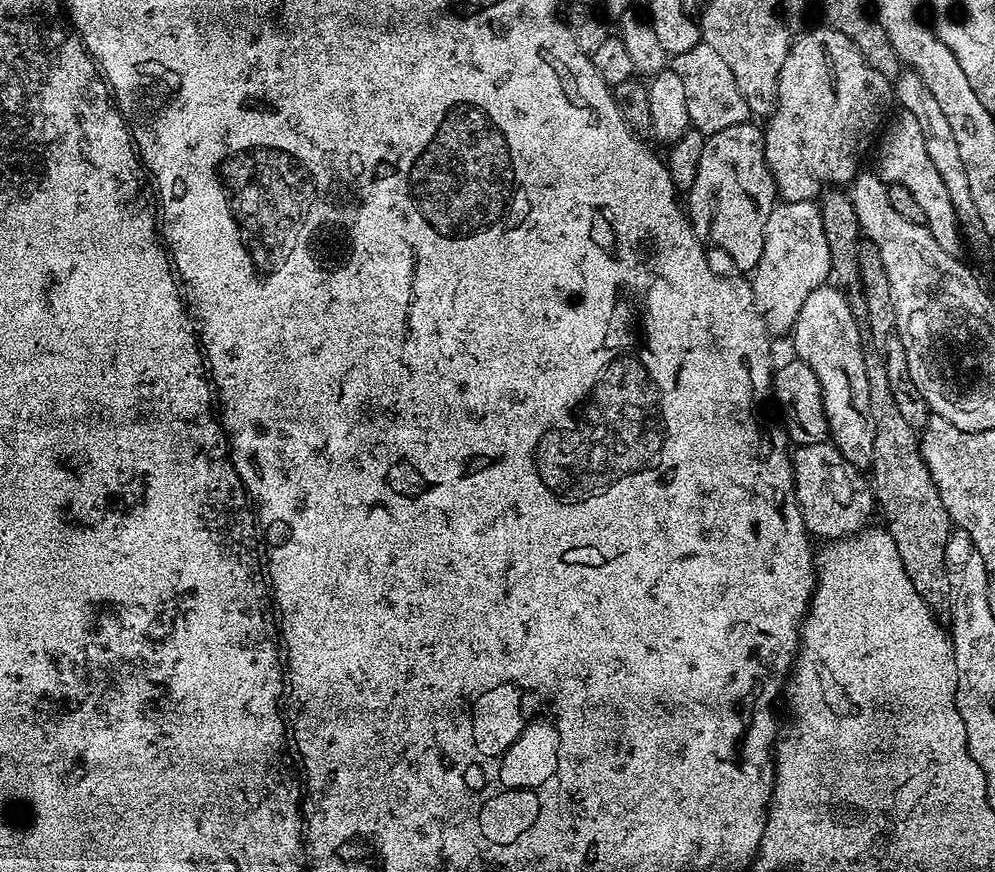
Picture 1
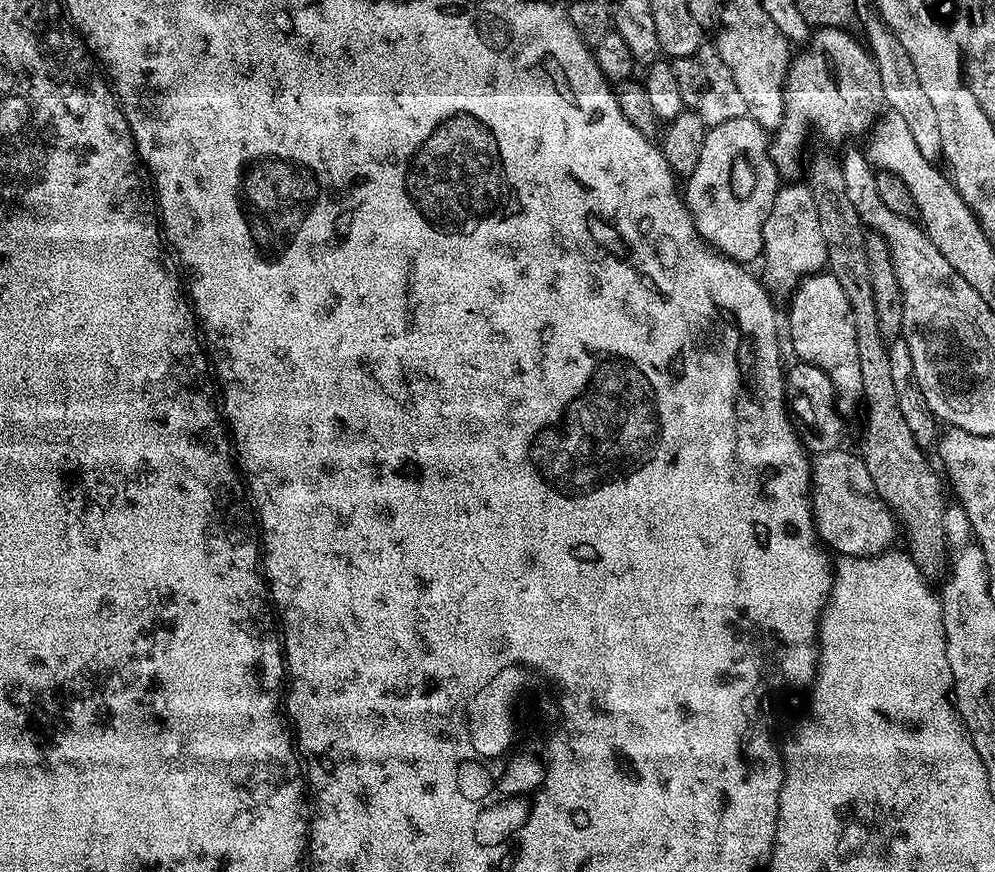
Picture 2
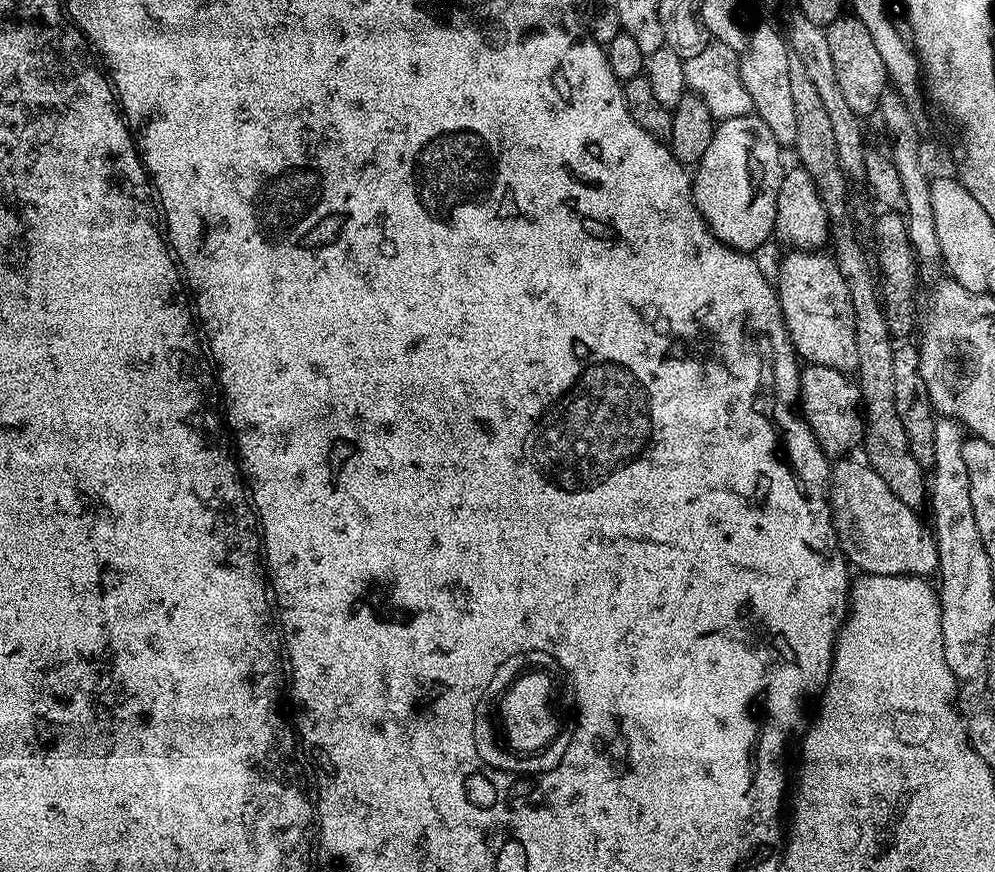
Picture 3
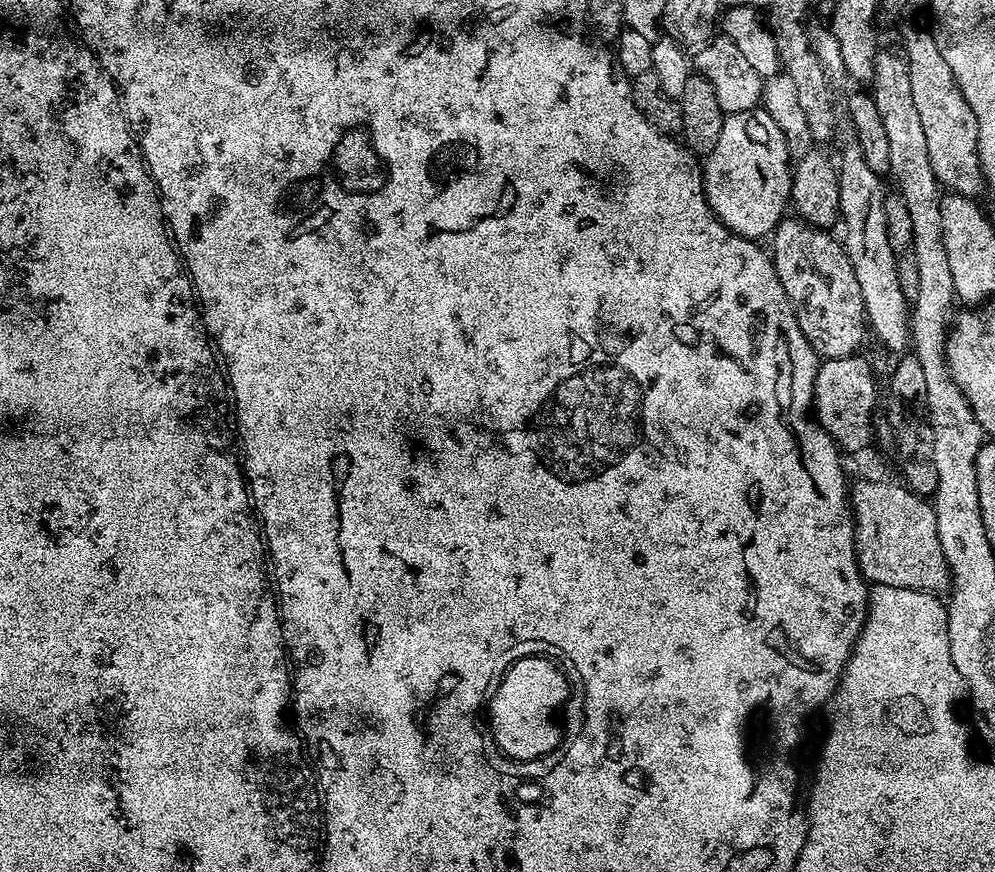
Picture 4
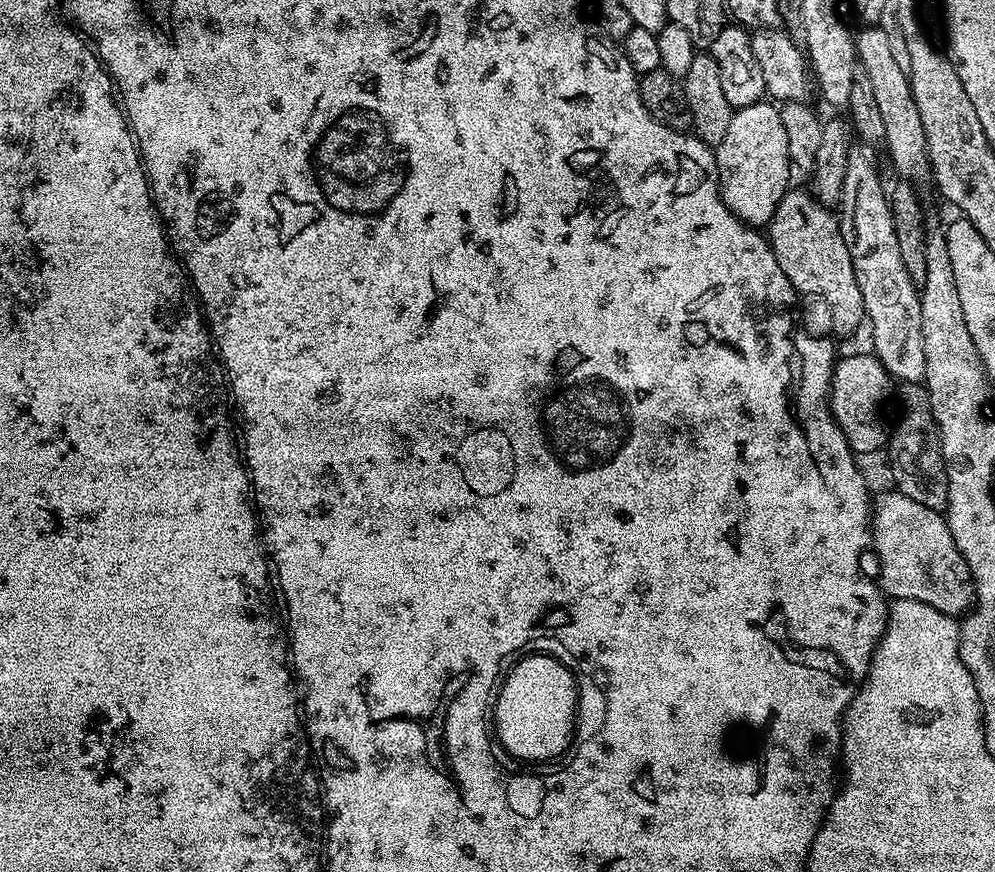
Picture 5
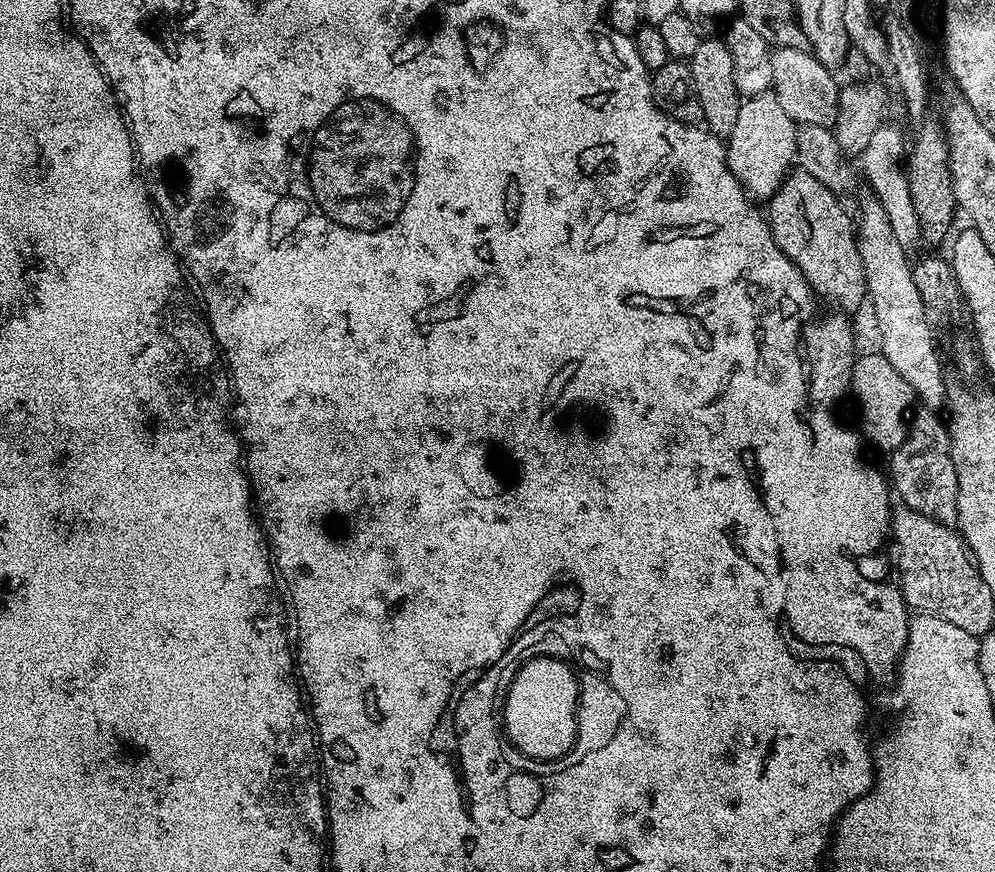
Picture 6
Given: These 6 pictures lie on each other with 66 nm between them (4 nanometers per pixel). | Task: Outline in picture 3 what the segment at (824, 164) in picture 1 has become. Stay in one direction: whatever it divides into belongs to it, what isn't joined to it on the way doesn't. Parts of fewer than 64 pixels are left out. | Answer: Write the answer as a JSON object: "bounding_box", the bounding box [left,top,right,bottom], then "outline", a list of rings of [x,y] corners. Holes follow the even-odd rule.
{"bounding_box":[827,14,889,118],"outline":[[[841,14],[833,24],[827,25],[828,41],[830,42],[830,58],[836,60],[836,77],[840,83],[846,102],[850,102],[852,111],[857,117],[865,118],[877,111],[880,96],[886,90],[889,81],[886,66],[882,66],[882,58],[870,39],[870,30],[862,26],[855,14]]]}

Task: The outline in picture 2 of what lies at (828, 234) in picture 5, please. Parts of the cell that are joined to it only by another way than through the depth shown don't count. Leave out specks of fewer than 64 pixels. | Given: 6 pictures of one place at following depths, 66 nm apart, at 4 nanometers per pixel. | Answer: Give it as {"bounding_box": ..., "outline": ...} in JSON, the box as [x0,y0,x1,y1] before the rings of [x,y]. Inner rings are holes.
{"bounding_box":[786,270,862,414],"outline":[[[821,270],[816,273],[815,276],[805,276],[799,284],[796,285],[794,291],[791,293],[790,299],[792,299],[792,305],[788,308],[788,336],[786,332],[786,340],[792,343],[792,348],[796,351],[795,359],[797,361],[813,364],[818,366],[826,374],[826,378],[830,378],[830,382],[834,386],[836,391],[836,399],[838,401],[838,407],[841,413],[849,414],[861,407],[862,404],[862,373],[860,373],[860,367],[858,366],[858,342],[854,335],[854,314],[850,314],[850,302],[846,302],[846,294],[842,291],[842,286],[838,286],[838,278],[834,278],[832,273],[827,270]]]}

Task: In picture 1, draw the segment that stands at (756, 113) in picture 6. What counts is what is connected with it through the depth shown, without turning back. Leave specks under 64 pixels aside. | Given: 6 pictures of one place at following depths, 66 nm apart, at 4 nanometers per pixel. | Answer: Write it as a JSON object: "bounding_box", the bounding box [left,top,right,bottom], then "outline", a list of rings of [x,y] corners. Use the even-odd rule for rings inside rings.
{"bounding_box":[686,124,778,274],"outline":[[[754,124],[726,126],[726,130],[718,130],[705,139],[698,178],[686,193],[686,215],[692,221],[693,232],[701,242],[721,248],[740,274],[751,273],[758,266],[766,218],[778,203],[772,175],[764,162],[764,133]]]}

